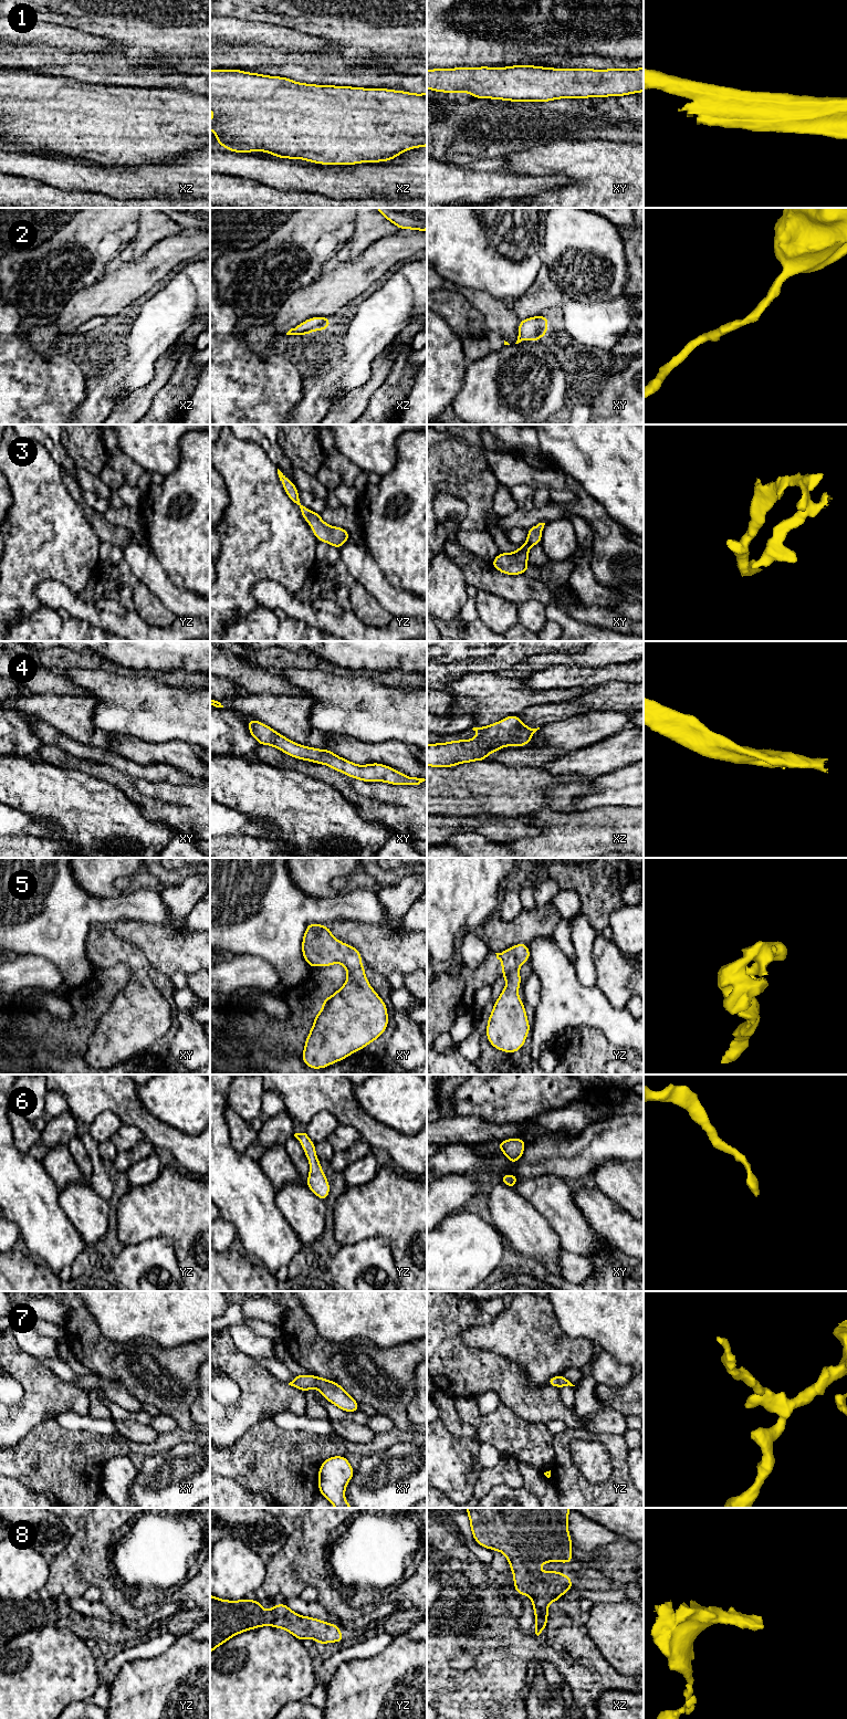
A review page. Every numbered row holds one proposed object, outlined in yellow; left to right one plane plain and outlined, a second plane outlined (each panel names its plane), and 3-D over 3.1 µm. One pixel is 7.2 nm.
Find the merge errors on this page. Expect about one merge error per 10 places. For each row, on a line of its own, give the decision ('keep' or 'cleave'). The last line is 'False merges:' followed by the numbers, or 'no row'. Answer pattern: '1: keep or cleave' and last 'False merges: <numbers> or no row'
1: keep
2: keep
3: keep
4: keep
5: keep
6: keep
7: keep
8: keep
False merges: no row

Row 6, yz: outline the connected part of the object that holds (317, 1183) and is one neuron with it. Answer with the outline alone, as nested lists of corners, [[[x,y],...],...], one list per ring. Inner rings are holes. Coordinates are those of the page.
[[[295,1133],[294,1136],[301,1143],[310,1163],[310,1174],[306,1178],[309,1188],[322,1201],[330,1195],[330,1183],[321,1167],[321,1162],[316,1157],[315,1144],[306,1133]]]

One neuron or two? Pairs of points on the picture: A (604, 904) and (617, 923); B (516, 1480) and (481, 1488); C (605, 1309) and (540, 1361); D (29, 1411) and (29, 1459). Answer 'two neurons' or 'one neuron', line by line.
A: two neurons
B: one neuron
C: two neurons
D: two neurons

